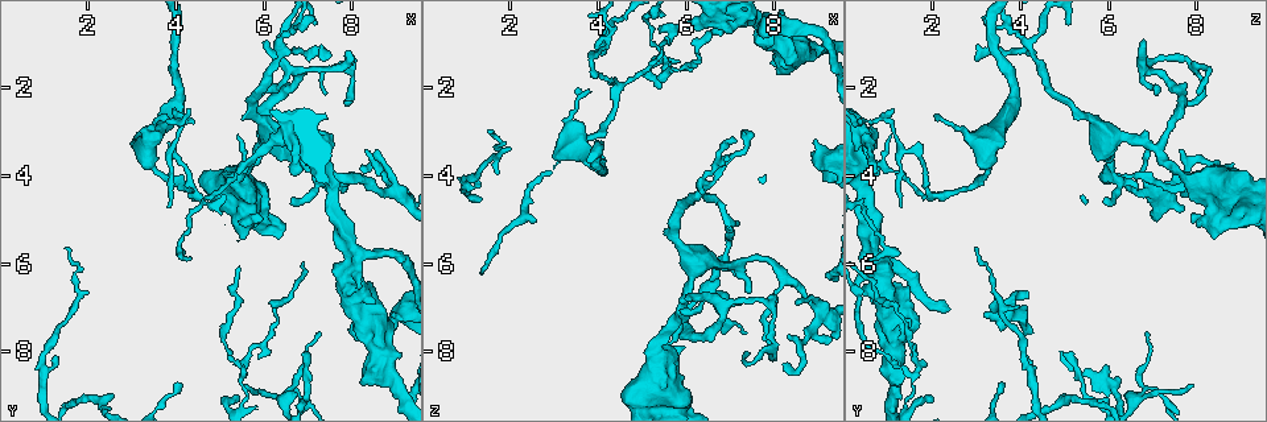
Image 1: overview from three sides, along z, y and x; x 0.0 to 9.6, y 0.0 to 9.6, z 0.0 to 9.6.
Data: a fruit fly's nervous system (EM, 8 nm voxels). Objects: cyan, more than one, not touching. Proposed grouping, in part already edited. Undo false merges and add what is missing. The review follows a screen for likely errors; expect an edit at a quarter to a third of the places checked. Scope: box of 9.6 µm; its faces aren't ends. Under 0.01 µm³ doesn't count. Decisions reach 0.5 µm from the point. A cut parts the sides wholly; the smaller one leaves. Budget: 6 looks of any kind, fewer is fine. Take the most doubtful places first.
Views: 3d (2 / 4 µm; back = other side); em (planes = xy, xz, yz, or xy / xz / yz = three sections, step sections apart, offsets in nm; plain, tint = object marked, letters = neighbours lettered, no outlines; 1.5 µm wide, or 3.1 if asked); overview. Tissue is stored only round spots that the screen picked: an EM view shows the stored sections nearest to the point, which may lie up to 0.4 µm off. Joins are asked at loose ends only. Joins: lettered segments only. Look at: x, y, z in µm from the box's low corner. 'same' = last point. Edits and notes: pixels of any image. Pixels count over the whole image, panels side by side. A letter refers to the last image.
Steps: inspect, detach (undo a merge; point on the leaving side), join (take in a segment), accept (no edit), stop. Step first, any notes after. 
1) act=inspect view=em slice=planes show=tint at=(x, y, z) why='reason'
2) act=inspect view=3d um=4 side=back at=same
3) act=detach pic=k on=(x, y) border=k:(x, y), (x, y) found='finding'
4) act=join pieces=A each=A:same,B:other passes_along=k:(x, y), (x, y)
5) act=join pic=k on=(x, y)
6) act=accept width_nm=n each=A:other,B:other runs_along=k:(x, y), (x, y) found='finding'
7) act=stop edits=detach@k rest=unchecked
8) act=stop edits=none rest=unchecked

act=inspect view=3d um=4 at=(5.75, 3.65, 0.70) why='calibre changes'

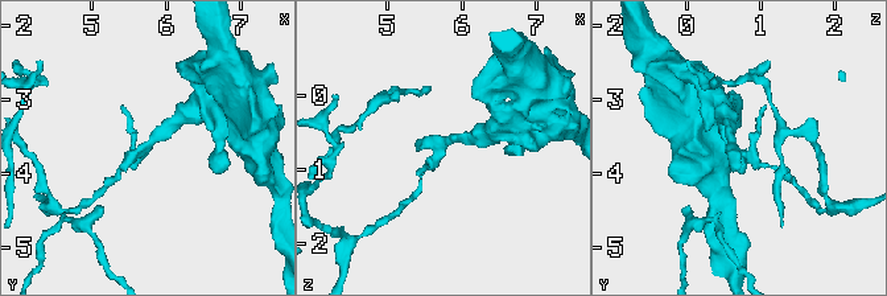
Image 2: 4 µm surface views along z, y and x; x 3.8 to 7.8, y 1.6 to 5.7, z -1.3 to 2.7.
act=inspect view=em slice=planes show=letters at=(5.75, 3.65, 0.65)

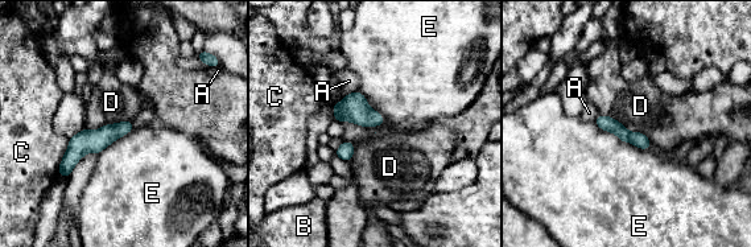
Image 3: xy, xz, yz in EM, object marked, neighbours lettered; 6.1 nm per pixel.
act=detach pic=3 on=(638, 139) width_nm=90 each=A:other,B:other,C:other,D:other,E:other border=3:(630, 134), (627, 140) found='two cells meet here'

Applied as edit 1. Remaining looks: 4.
act=inspect view=overview why='see it whole again'

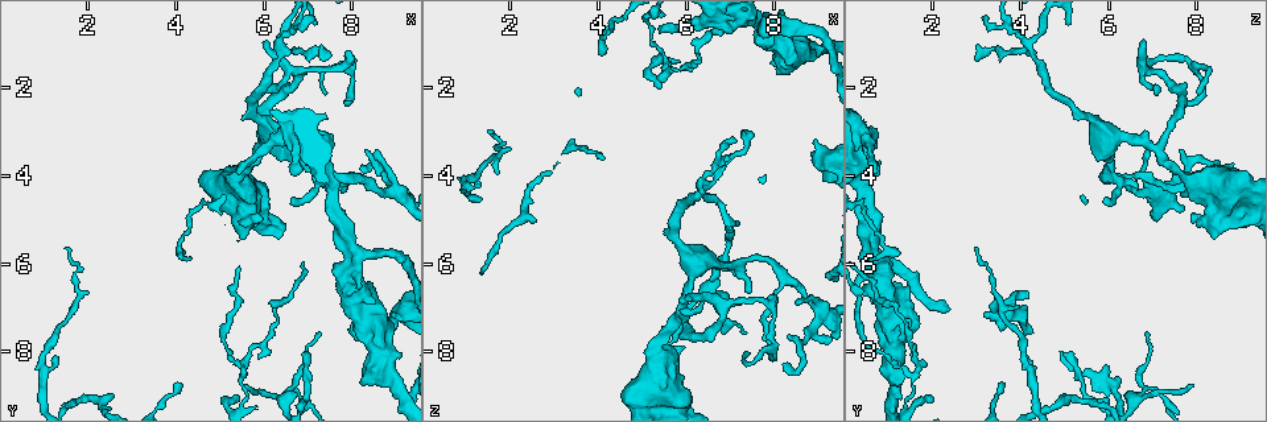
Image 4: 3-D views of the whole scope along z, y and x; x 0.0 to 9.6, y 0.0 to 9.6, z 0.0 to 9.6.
act=inspect view=em slice=planes show=letters at=(6.10, 0.90, 6.80) why='free end'

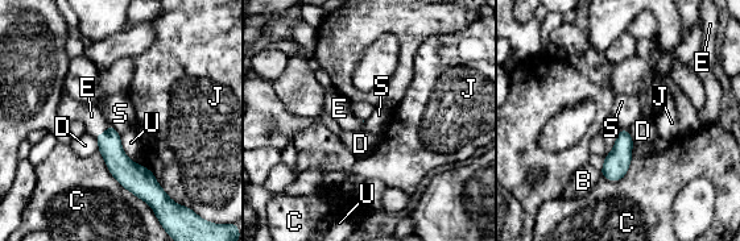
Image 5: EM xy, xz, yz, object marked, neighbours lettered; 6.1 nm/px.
act=join pieces=E each=B:other,C:other,D:other,E:same,J:other,S:other,U:other passes_along=5:(120, 166), (103, 133), (90, 115) found='the cell continues'

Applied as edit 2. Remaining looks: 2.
act=inspect view=em slice=planes show=letters at=(7.00, 8.70, 5.50) why='thin neck'

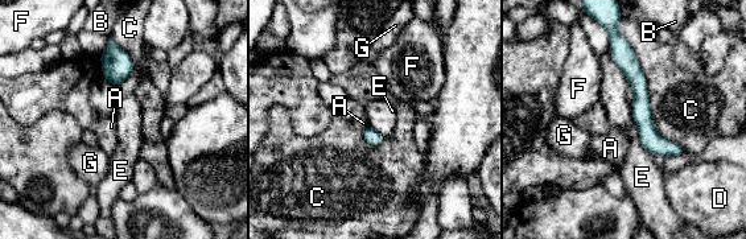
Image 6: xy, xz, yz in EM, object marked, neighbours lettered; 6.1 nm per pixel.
act=accept width_nm=100 each=A:other,B:other,C:other,D:other,E:other,F:other,G:other found='one cell here'

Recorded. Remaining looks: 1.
act=stop edits=detach@3,join@5 rest=unchecked

